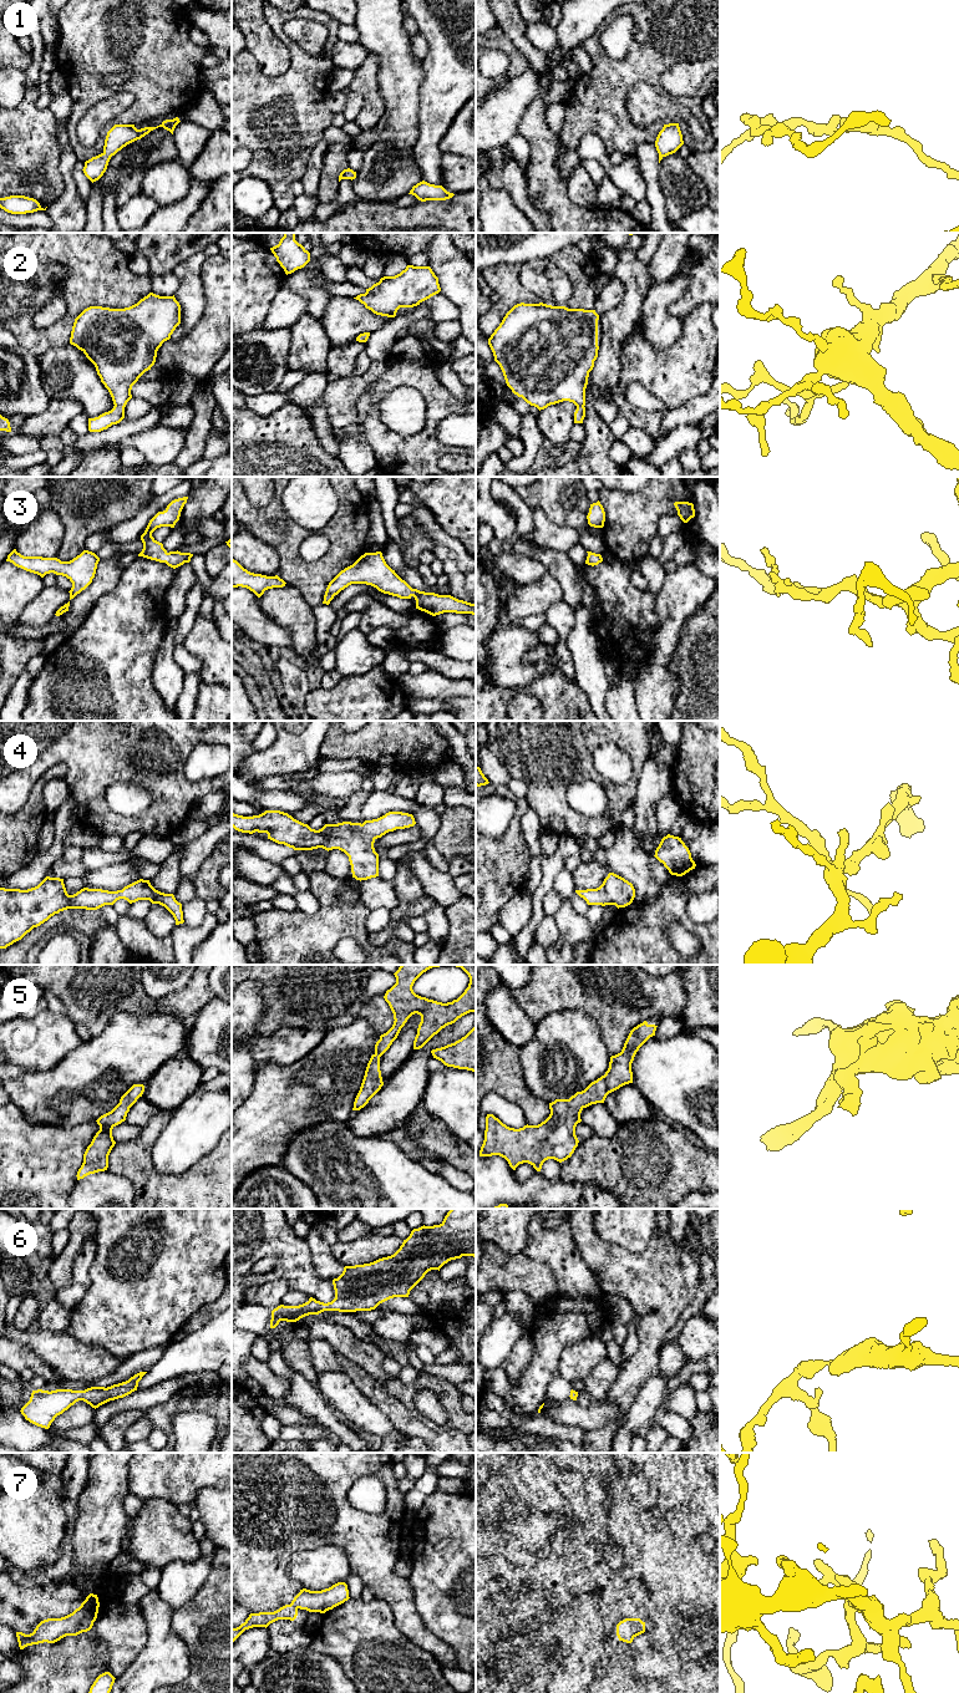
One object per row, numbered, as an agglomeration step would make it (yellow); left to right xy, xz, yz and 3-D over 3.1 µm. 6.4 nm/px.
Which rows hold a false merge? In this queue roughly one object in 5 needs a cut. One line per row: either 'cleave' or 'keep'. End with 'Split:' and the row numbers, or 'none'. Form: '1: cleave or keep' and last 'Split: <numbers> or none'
1: keep
2: keep
3: keep
4: keep
5: keep
6: keep
7: keep
Split: none

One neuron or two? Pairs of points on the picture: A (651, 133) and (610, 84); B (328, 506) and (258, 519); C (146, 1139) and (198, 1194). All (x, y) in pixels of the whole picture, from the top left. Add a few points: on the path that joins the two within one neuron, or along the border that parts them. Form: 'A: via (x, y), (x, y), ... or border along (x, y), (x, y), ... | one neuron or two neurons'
A: via (635, 133), (610, 110), (610, 100) | one neuron
B: border along (283, 489), (282, 511), (289, 520) | two neurons
C: via (142, 1159), (142, 1165), (171, 1194), (178, 1194) | one neuron

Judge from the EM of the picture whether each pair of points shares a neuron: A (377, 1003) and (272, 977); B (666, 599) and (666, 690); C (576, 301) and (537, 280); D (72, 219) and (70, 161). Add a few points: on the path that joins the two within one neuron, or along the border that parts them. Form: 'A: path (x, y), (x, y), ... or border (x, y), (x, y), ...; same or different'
A: path (351, 1006), (338, 1000), (313, 977), (298, 977); same
B: path (665, 621), (665, 642), (660, 651), (660, 667); same
C: border (561, 269), (572, 285), (572, 294), (566, 305); different
D: path (70, 204), (67, 176); same

